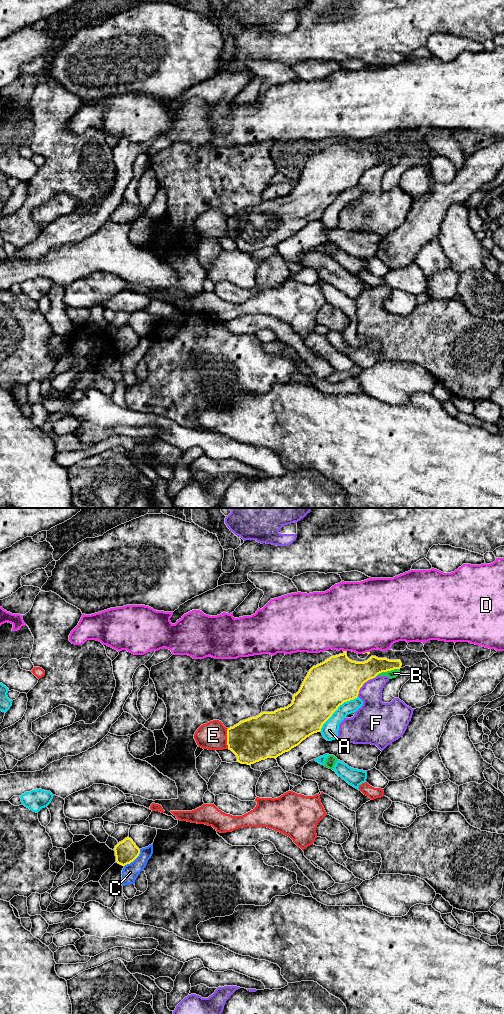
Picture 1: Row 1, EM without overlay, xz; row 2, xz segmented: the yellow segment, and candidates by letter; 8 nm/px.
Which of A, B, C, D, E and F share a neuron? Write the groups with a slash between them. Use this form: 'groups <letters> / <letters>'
groups A / B / C / D / E / F

